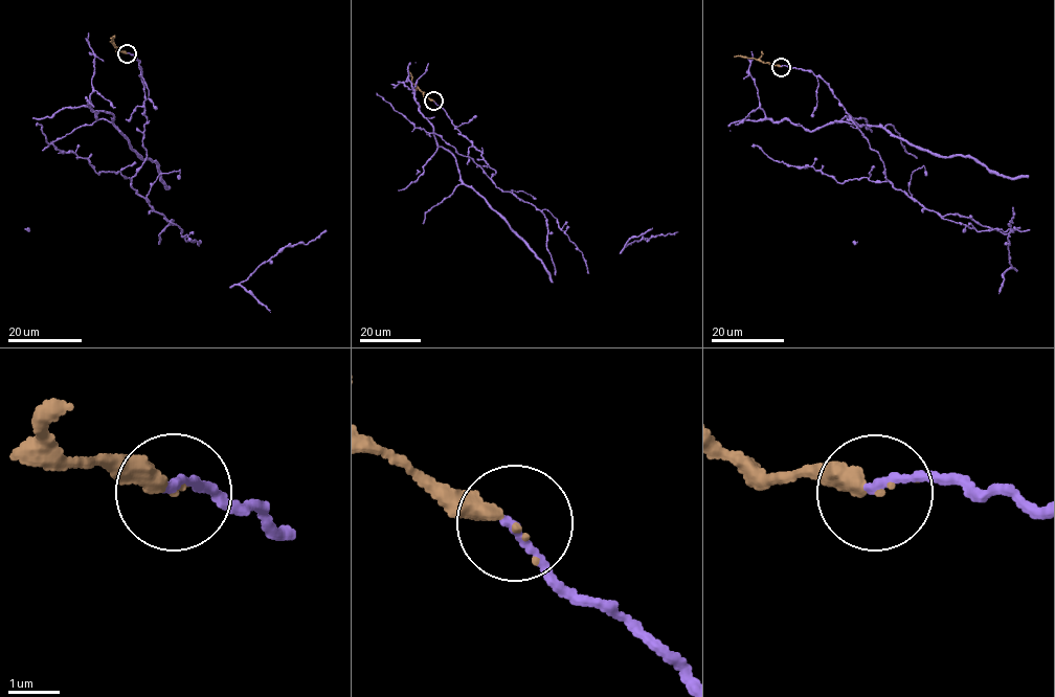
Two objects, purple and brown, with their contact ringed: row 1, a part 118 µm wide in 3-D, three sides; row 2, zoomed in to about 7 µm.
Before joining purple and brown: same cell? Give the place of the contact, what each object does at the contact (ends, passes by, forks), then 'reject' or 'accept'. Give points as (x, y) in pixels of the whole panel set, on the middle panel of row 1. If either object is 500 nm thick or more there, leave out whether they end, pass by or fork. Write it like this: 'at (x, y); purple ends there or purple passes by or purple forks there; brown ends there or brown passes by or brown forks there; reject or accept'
at (433, 100); purple ends there; brown ends there; accept

